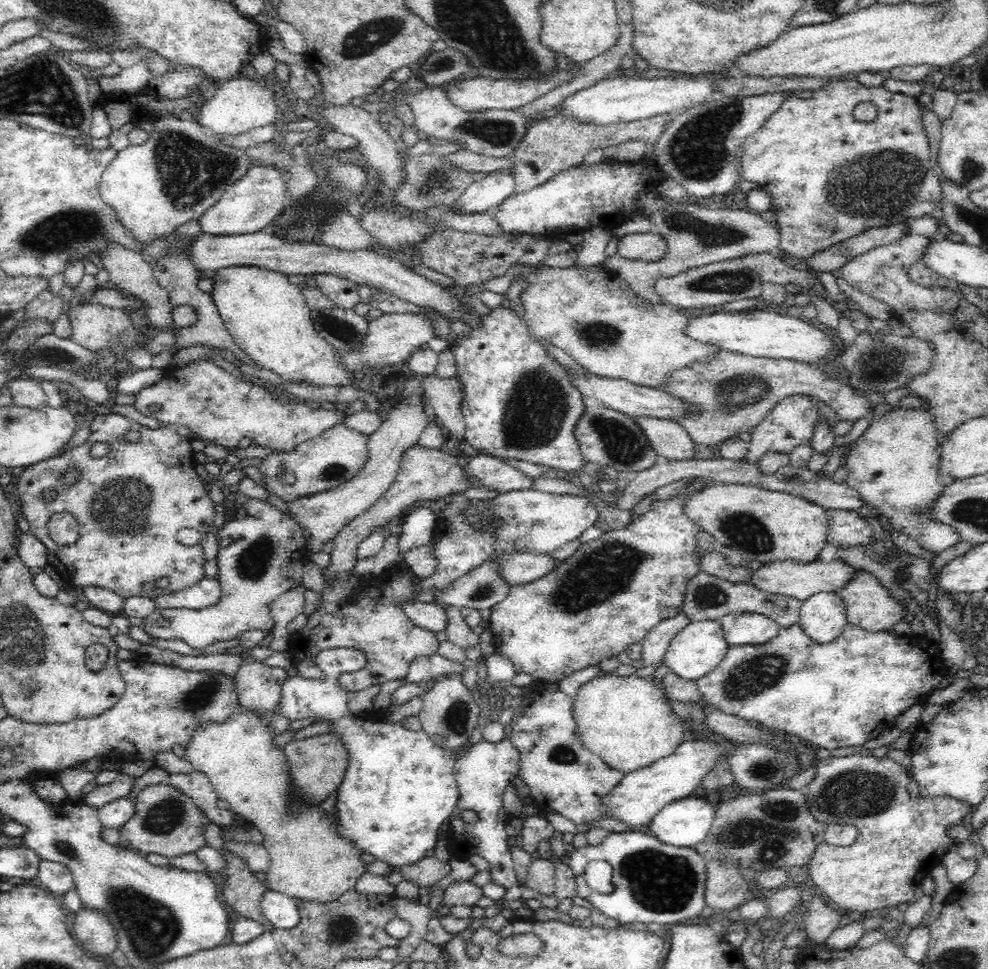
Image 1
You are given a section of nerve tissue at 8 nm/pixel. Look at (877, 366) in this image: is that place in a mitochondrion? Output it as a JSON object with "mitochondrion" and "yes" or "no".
{"mitochondrion":"yes"}

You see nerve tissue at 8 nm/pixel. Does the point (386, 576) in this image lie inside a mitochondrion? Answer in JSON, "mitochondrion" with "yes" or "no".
{"mitochondrion":"no"}

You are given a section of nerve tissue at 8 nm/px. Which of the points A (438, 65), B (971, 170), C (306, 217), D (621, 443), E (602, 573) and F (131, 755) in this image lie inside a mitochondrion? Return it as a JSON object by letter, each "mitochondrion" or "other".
{"A":"mitochondrion","B":"mitochondrion","C":"mitochondrion","D":"mitochondrion","E":"mitochondrion","F":"other"}

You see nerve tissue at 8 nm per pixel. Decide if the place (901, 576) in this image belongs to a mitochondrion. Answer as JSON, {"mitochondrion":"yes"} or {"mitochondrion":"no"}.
{"mitochondrion":"no"}

